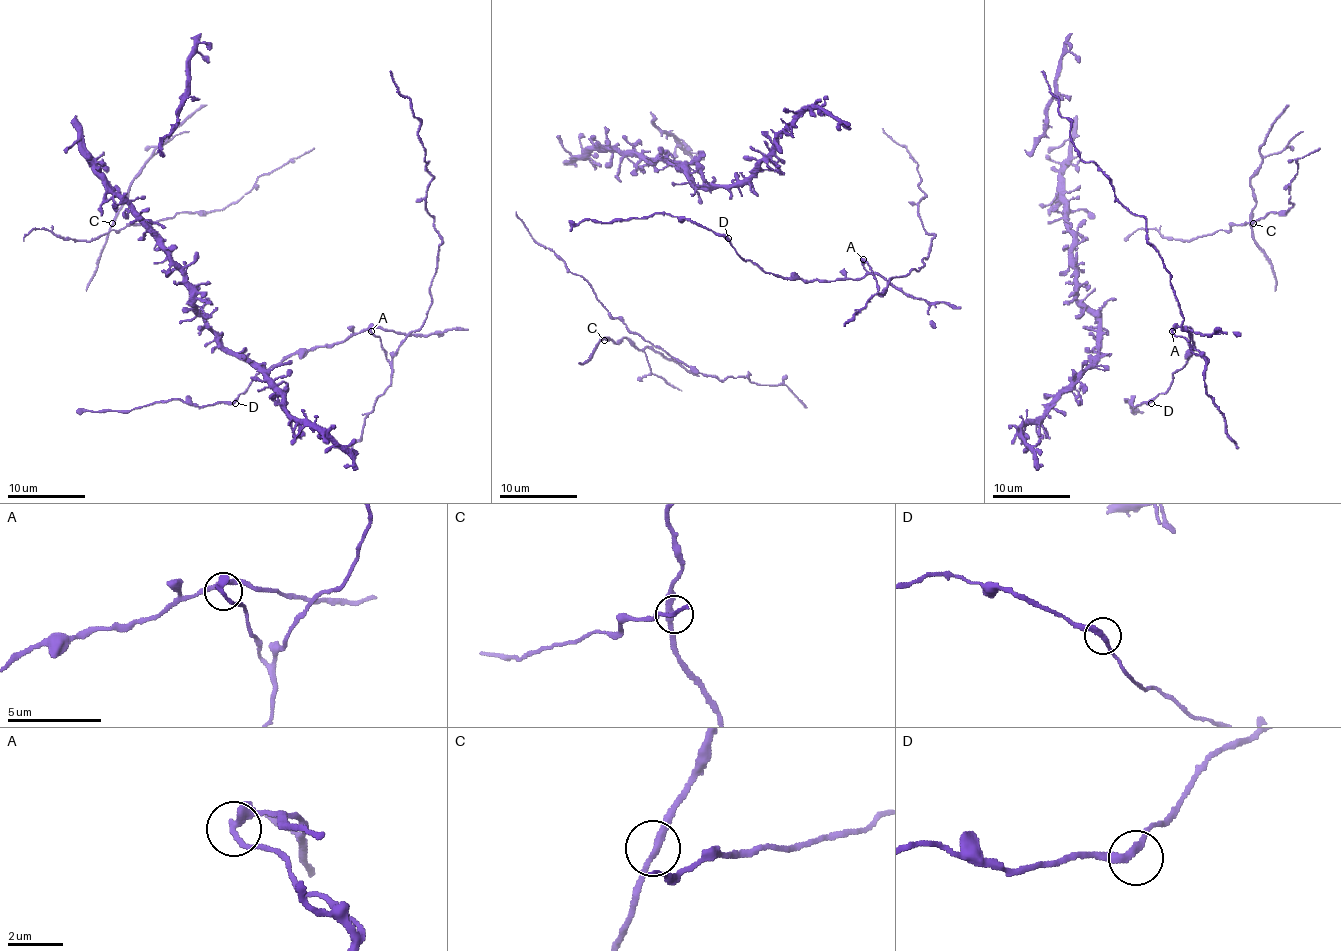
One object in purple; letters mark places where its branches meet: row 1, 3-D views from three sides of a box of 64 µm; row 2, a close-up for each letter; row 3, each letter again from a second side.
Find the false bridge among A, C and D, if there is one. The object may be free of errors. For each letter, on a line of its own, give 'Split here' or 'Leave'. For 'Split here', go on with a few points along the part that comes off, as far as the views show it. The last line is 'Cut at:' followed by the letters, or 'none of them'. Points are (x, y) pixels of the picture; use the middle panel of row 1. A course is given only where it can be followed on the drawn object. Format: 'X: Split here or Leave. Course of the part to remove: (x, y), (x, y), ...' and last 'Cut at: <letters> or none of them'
A: Split here. Course of the part to remove: (863, 260), (882, 293), (892, 277), (923, 266), (933, 236), (918, 213), (923, 197), (918, 164), (882, 131)
C: Leave
D: Leave
Cut at: A

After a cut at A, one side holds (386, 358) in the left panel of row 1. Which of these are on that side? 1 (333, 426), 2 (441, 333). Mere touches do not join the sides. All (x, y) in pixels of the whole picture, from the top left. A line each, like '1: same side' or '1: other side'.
1: other side
2: other side

